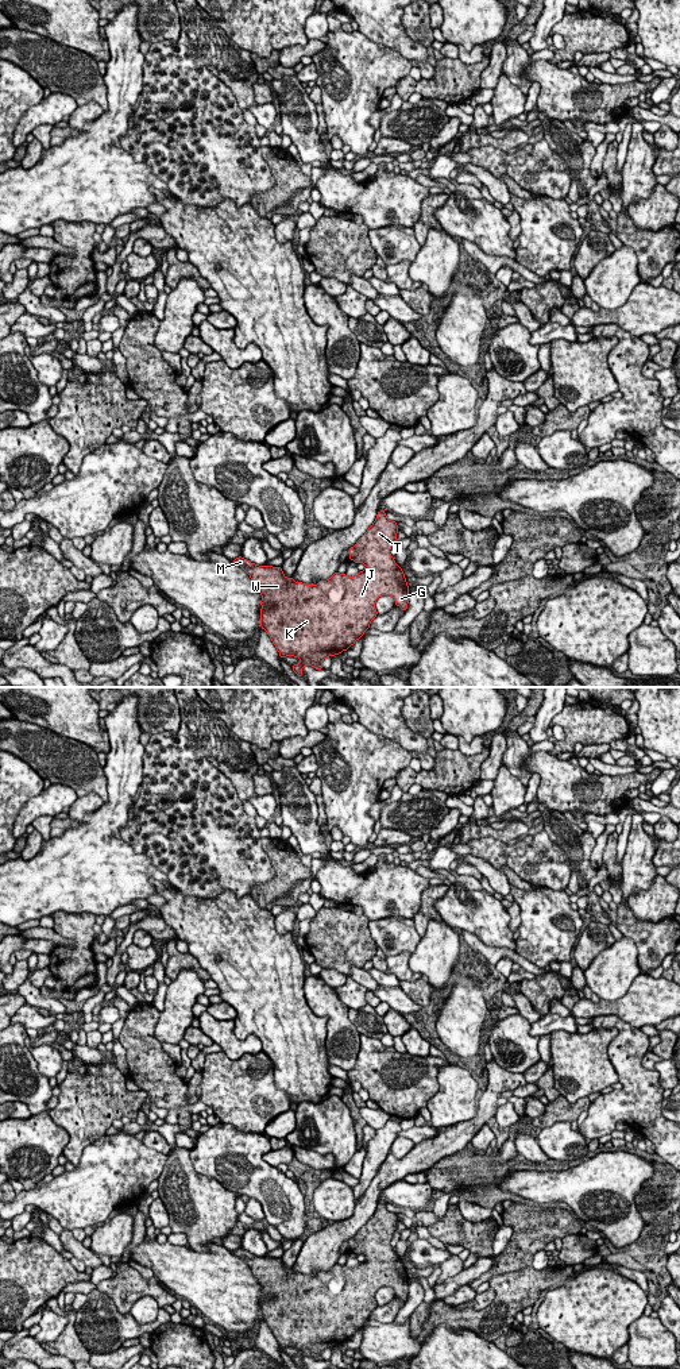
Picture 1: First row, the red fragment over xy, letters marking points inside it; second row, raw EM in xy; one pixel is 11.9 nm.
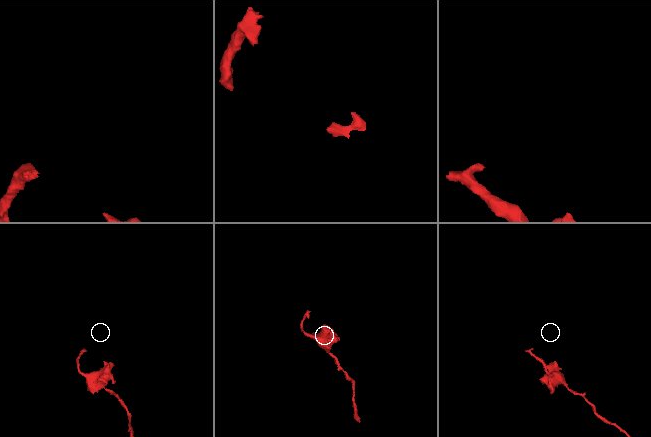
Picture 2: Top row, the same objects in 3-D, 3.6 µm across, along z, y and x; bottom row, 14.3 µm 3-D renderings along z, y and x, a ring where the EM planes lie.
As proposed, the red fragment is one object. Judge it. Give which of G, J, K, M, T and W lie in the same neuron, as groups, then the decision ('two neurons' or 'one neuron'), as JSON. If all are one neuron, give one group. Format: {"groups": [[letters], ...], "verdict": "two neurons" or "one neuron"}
{"groups": [["G", "J", "K", "M", "T", "W"]], "verdict": "one neuron"}

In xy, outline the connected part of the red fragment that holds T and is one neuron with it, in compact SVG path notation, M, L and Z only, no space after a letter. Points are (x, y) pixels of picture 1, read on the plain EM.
M379 1202L375 1212L364 1226L348 1241L349 1252L356 1256L364 1254L366 1260L355 1268L335 1264L328 1272L317 1276L294 1273L286 1269L282 1258L259 1257L239 1247L232 1253L240 1257L251 1269L262 1285L260 1319L267 1323L281 1350L294 1347L301 1351L291 1357L293 1362L302 1369L302 1360L312 1357L322 1361L321 1353L347 1342L356 1331L362 1330L378 1307L375 1293L382 1287L391 1287L395 1296L403 1303L409 1295L409 1277L402 1260L390 1246L393 1234L397 1231L398 1216Z

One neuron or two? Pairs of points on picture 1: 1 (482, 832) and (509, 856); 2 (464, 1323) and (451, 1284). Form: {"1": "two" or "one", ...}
{"1": "two", "2": "two"}

